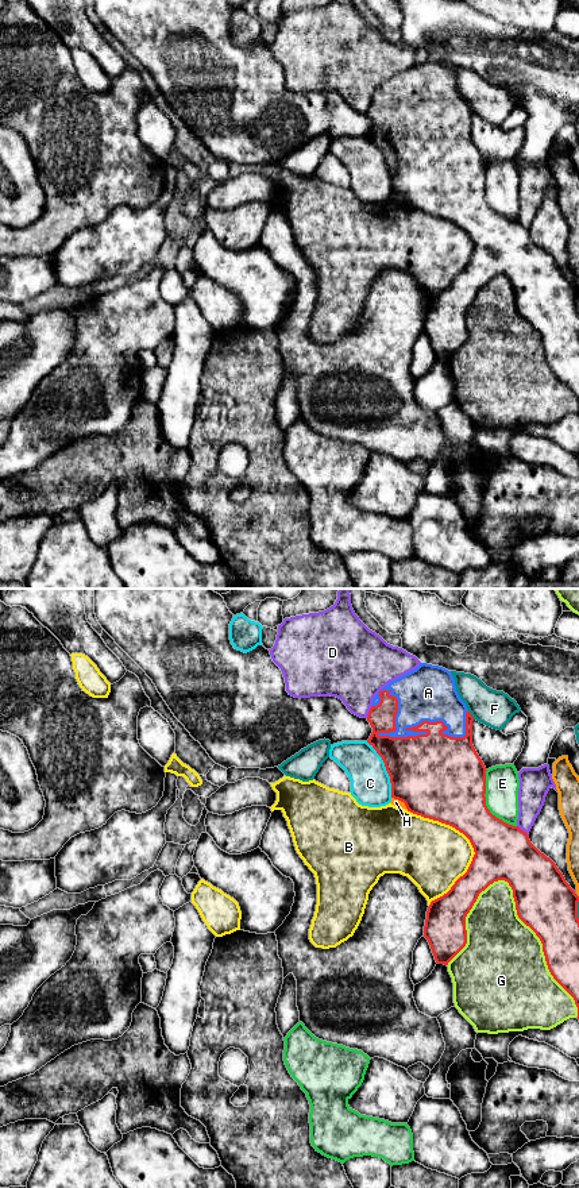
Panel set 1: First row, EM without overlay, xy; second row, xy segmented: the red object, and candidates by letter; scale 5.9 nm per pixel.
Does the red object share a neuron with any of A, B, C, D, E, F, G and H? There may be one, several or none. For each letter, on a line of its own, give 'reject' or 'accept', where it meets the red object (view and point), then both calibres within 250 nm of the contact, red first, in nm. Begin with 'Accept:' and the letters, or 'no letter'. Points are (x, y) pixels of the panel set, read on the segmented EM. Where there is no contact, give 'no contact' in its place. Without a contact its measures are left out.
Accept: A
A: accept | xy (416, 736) | 480/300 nm
B: reject | xy (471, 844) | 340/400 nm
C: reject | xy (386, 770) | 460/240 nm
D: reject | xy (369, 712) | 160/360 nm
E: reject | xy (485, 803) | 440/200 nm
F: reject | xy (470, 714) | 200/220 nm
G: reject | xy (541, 942) | 360/480 nm
H: reject | xy (401, 801) | 480/50 nm

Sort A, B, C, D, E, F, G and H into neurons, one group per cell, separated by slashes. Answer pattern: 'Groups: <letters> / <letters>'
Groups: A / B / C / D / E / F / G / H

